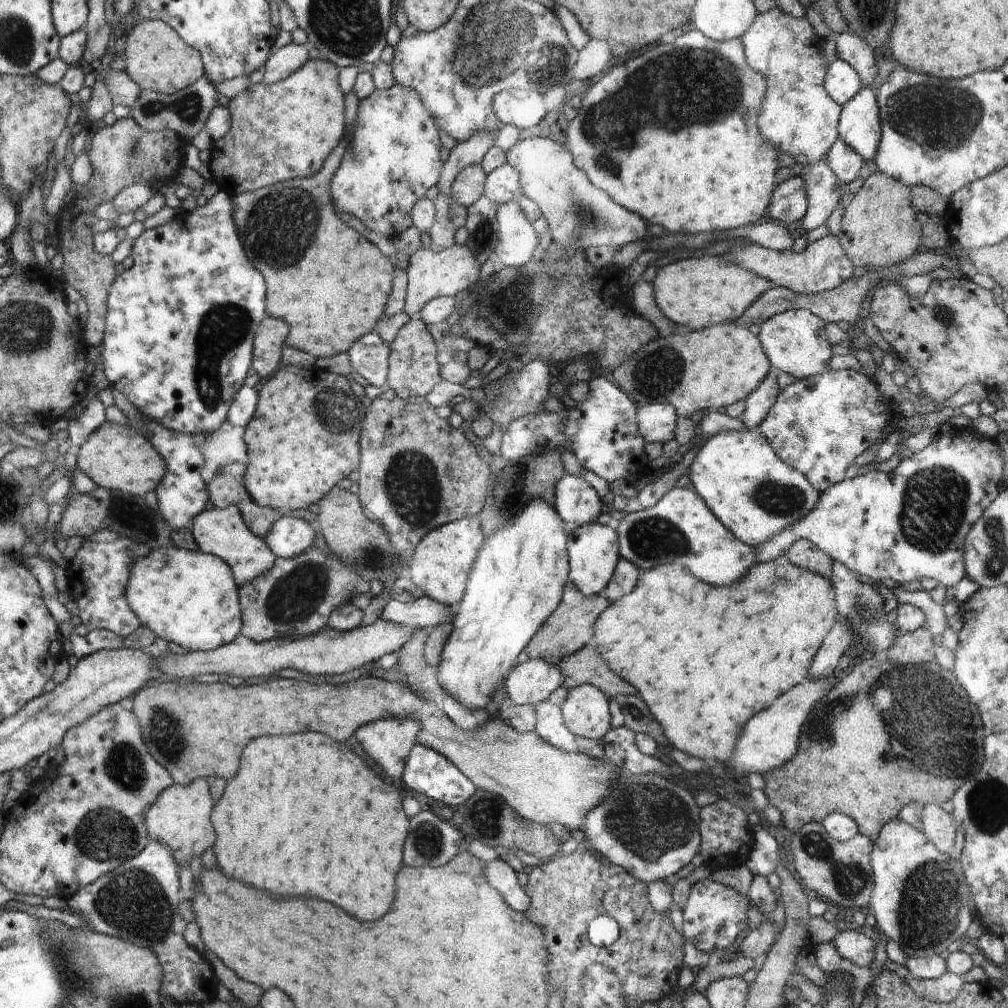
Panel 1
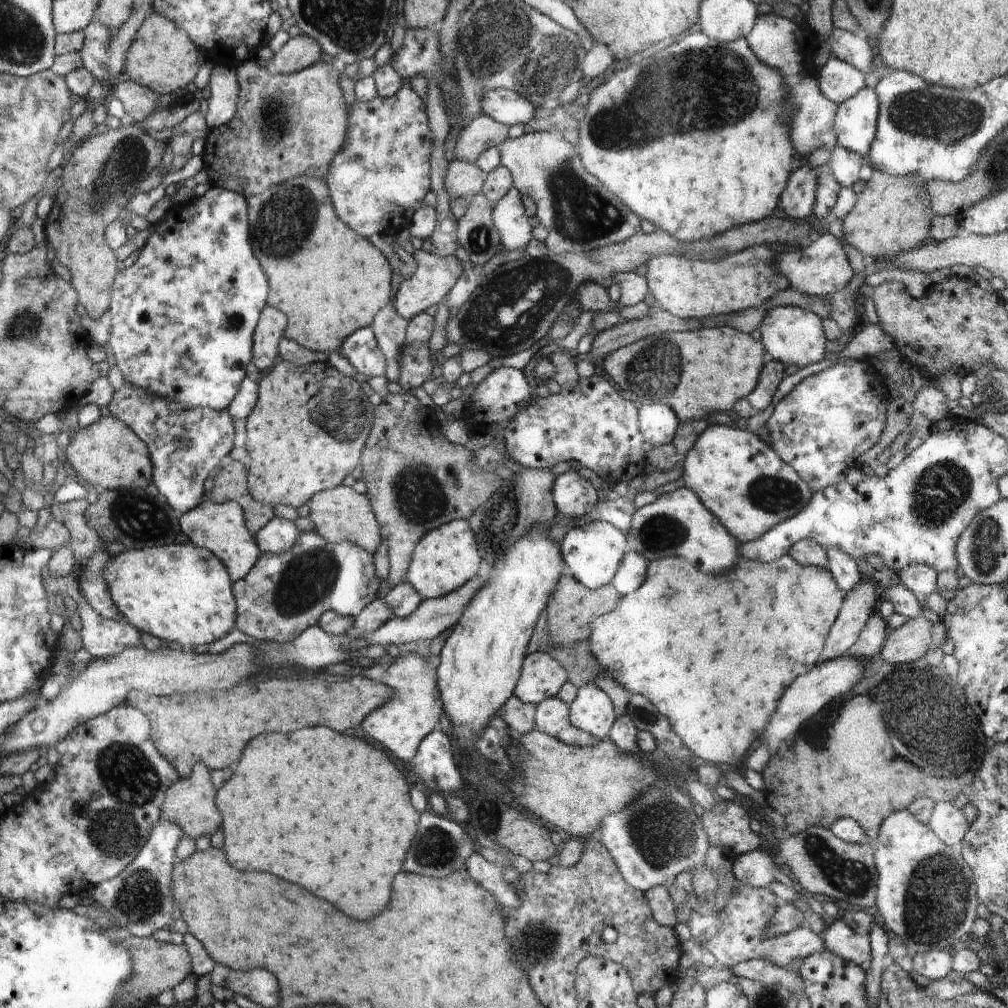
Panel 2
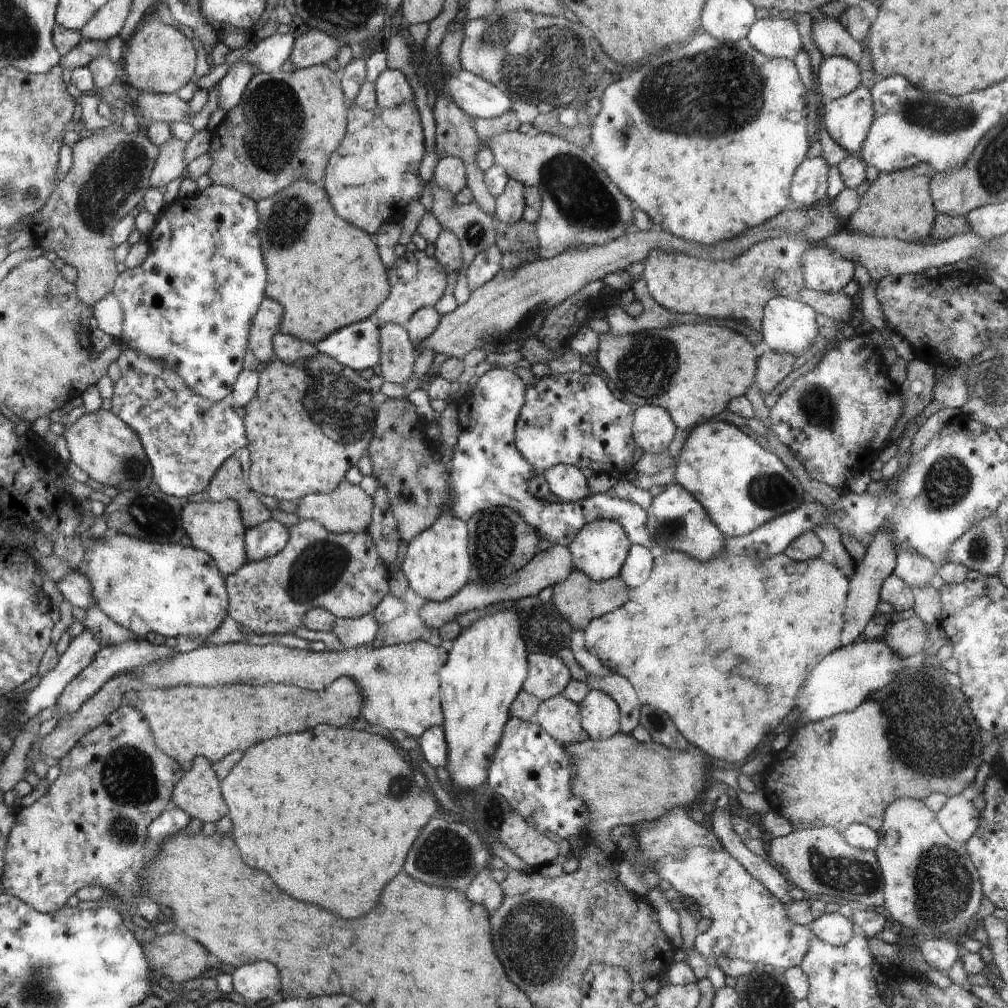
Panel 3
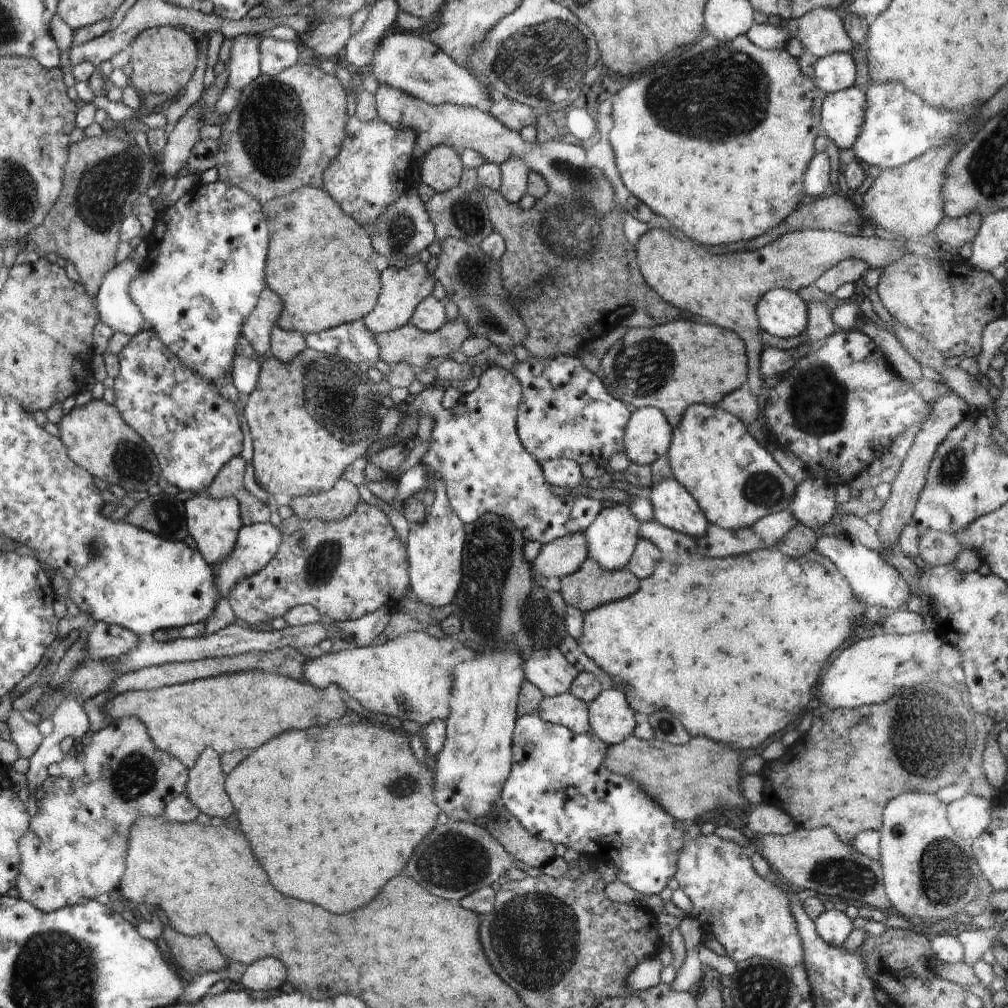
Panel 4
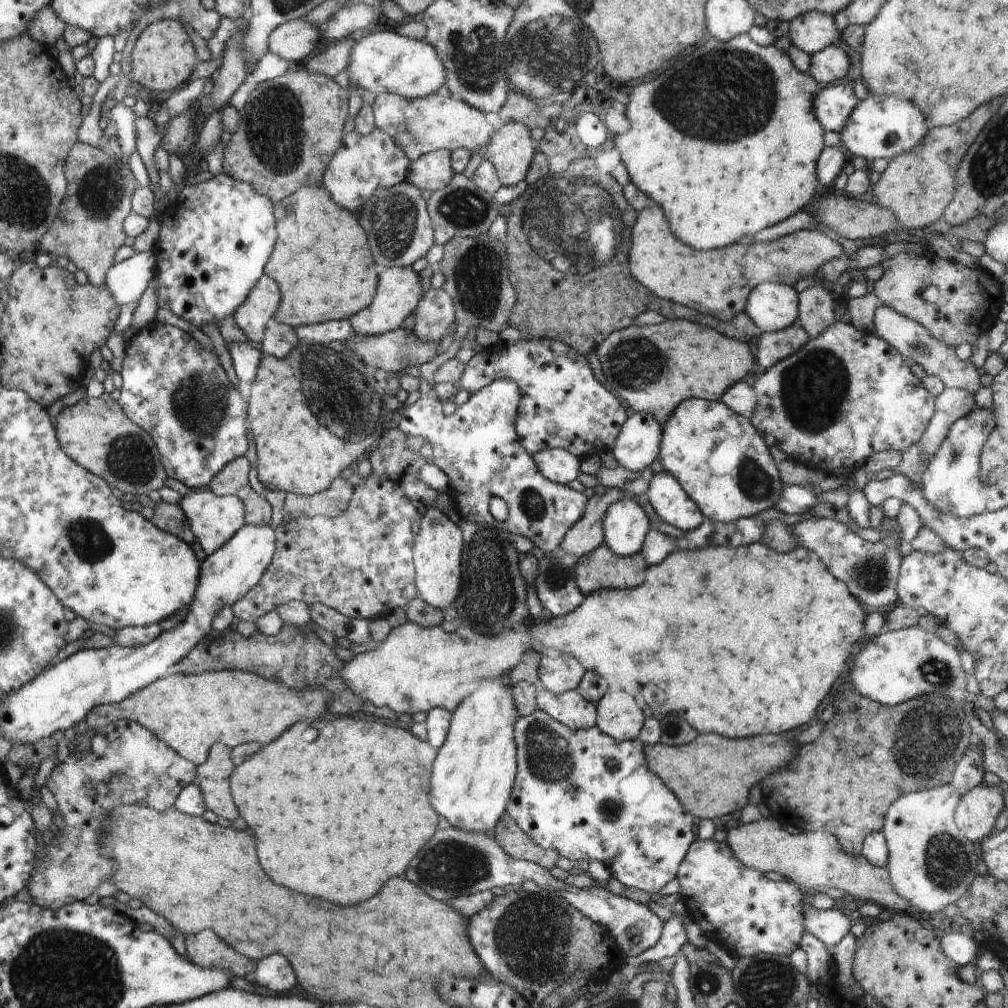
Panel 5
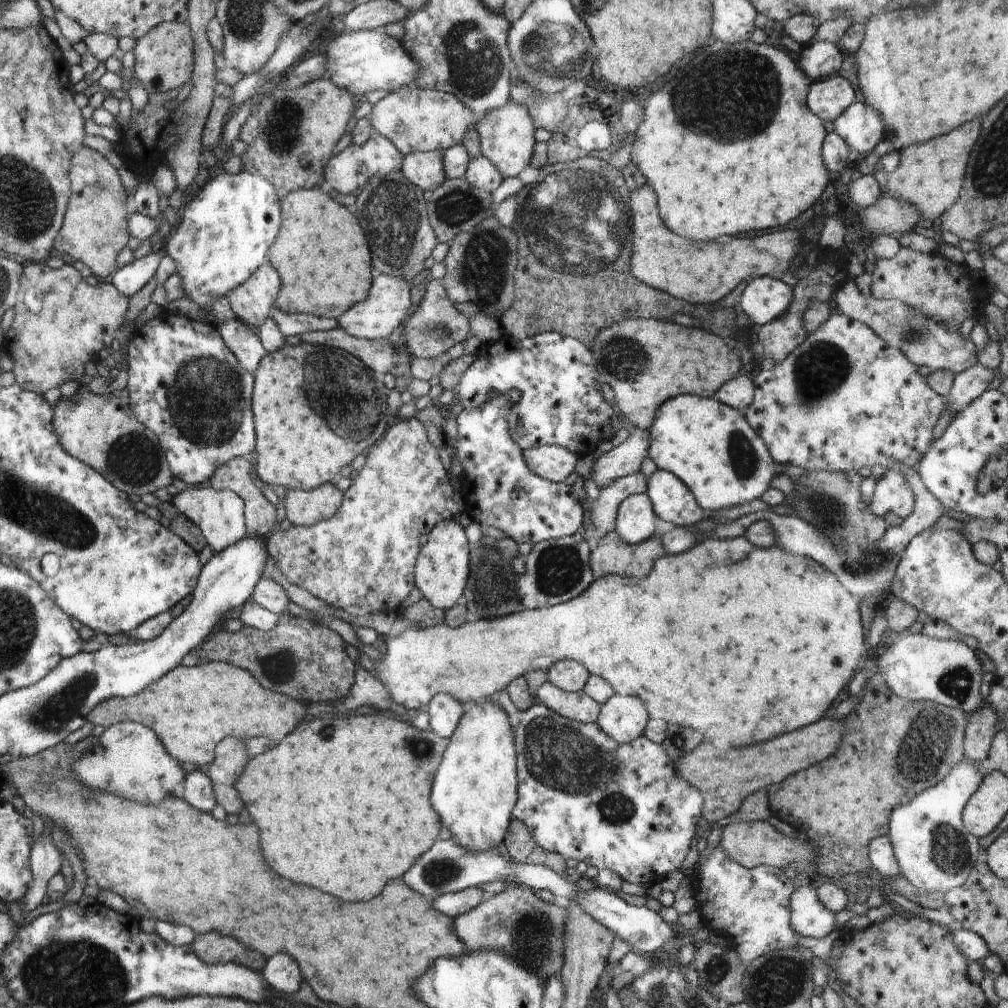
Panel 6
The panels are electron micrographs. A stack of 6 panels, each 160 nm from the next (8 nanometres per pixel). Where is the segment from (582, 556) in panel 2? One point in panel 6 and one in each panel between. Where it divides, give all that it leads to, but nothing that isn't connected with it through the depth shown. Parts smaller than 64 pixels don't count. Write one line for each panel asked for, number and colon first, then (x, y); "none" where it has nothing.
3: (599, 550)
4: (612, 537)
5: (625, 524)
6: (635, 520)

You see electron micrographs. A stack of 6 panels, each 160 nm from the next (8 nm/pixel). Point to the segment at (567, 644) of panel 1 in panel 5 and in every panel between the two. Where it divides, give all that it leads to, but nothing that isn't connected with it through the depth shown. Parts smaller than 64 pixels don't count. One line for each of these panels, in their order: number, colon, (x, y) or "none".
2: (572, 608)
3: (580, 600)
4: (591, 585)
5: (600, 568)

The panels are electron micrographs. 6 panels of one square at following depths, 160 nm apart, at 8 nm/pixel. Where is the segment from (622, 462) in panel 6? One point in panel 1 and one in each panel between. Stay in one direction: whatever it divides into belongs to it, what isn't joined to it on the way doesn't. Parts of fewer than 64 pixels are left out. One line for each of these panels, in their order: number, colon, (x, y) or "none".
1: (656, 421)
2: (657, 423)
3: (653, 429)
4: (647, 435)
5: (636, 447)

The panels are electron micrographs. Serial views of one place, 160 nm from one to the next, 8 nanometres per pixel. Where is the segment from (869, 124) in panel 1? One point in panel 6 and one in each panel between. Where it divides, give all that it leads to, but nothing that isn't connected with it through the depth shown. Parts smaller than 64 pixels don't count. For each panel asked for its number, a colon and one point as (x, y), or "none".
2: (855, 122)
3: (847, 119)
4: (842, 112)
5: (833, 105)
6: (827, 98)

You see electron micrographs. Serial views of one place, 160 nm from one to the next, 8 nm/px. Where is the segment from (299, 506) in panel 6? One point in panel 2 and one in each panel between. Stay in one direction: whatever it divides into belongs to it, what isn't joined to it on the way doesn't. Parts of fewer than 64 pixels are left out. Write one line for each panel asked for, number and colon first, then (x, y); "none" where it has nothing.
2: (342, 514)
3: (348, 509)
4: (342, 500)
5: (333, 501)

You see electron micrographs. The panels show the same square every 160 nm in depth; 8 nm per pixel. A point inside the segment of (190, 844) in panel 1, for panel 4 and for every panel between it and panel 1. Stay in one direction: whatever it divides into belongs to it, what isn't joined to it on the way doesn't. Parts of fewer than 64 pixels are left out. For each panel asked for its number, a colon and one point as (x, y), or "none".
2: (190, 802)
3: (198, 792)
4: (205, 788)

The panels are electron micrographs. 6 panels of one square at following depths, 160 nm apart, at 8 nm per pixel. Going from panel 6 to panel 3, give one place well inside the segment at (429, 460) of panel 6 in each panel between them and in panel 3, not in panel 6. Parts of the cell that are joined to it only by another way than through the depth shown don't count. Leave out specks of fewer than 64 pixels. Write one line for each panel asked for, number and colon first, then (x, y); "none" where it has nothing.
3: (340, 572)
4: (338, 566)
5: (356, 562)

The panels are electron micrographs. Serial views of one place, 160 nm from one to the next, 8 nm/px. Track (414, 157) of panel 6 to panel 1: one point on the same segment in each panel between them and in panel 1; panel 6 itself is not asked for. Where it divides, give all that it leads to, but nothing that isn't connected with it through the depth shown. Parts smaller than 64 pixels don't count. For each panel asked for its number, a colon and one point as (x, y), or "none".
1: (467, 188)
2: (463, 179)
3: (450, 173)
4: (442, 168)
5: (433, 171)

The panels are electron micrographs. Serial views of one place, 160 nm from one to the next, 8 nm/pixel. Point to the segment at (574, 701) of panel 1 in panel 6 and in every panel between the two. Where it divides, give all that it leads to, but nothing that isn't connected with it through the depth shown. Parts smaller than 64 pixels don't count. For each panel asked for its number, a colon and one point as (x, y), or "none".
2: (592, 710)
3: (600, 714)
4: (612, 719)
5: (619, 716)
6: (623, 716)

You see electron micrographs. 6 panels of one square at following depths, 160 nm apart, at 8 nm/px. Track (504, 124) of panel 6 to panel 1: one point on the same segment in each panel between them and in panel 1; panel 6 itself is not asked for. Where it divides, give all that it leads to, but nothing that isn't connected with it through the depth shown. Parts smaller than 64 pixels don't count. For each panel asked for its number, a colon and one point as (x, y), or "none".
1: (517, 239)
2: (510, 217)
3: (511, 203)
4: (515, 171)
5: (512, 149)

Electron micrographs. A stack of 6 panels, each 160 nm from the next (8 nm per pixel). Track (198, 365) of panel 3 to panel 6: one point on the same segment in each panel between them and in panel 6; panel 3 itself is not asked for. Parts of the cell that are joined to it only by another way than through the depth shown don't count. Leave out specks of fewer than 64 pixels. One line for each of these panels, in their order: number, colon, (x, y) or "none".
4: (205, 269)
5: (216, 236)
6: (225, 231)

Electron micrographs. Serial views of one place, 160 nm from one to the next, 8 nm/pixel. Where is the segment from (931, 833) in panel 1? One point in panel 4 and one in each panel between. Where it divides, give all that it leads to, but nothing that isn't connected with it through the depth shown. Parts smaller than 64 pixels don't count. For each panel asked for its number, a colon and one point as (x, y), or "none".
2: (948, 822)
3: (958, 817)
4: (969, 816)

